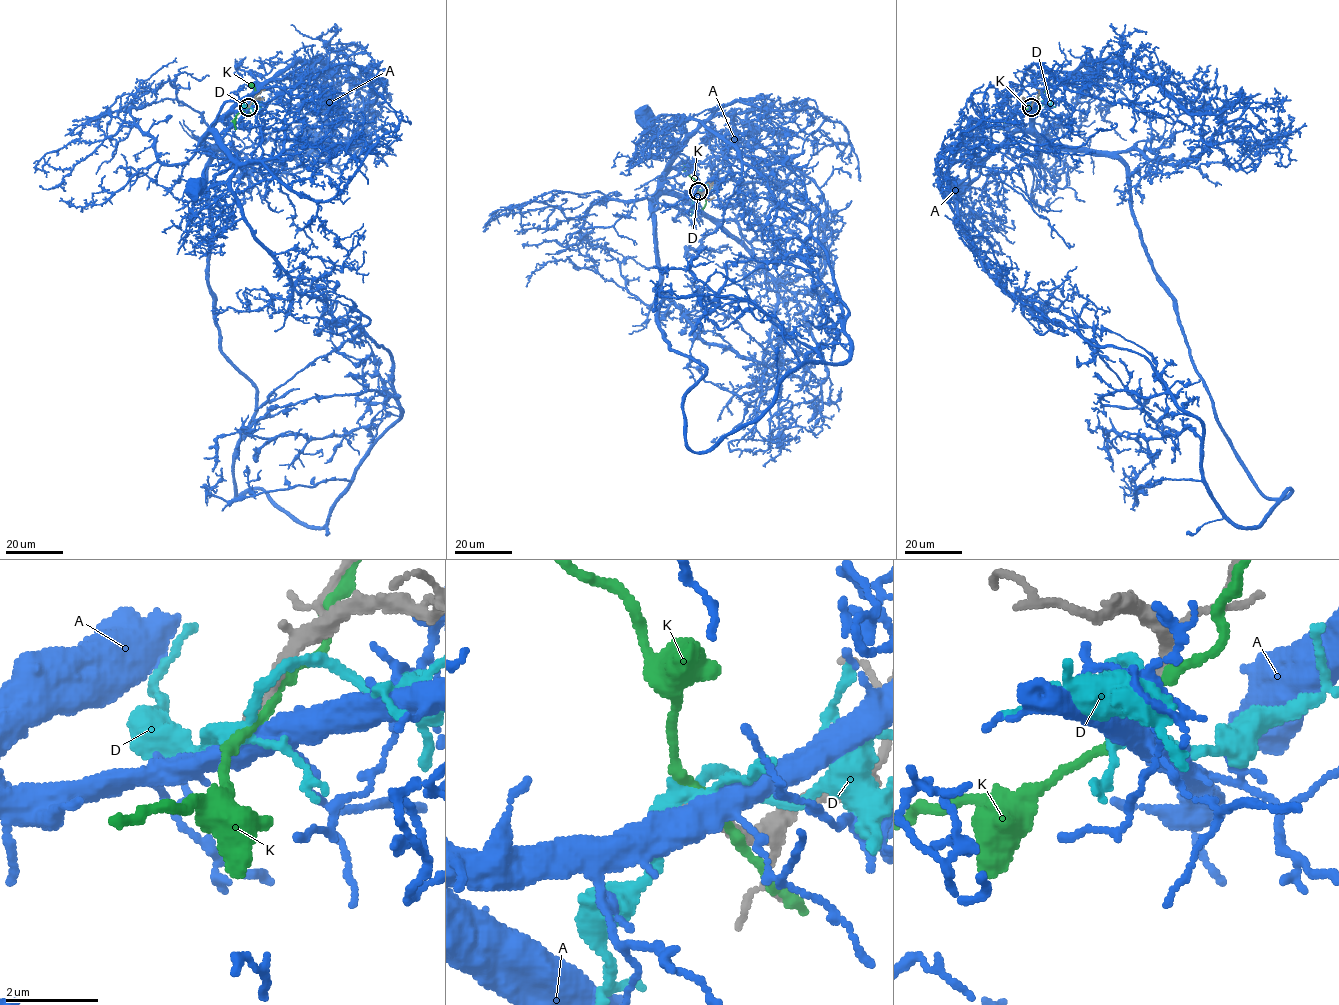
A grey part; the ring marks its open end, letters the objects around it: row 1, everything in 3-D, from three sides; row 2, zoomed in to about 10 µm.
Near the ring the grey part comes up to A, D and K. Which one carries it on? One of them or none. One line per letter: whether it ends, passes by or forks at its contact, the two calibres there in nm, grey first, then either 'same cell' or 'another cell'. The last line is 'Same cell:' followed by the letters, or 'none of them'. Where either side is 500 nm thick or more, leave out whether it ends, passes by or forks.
A: it forks; calibres 240 and 440 nm; another cell
D: it forks; calibres 240 and 280 nm; another cell
K: it passes by; calibres 220 and 200 nm; another cell
Same cell: none of them

